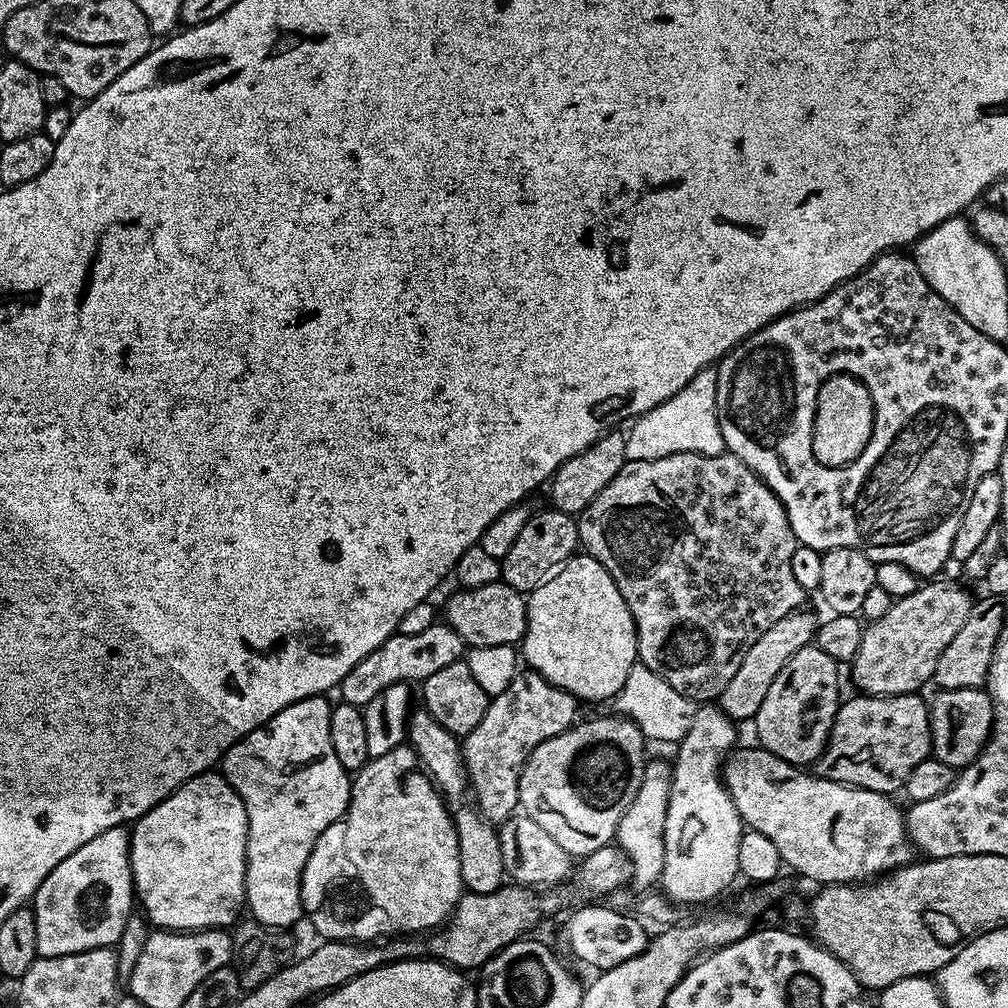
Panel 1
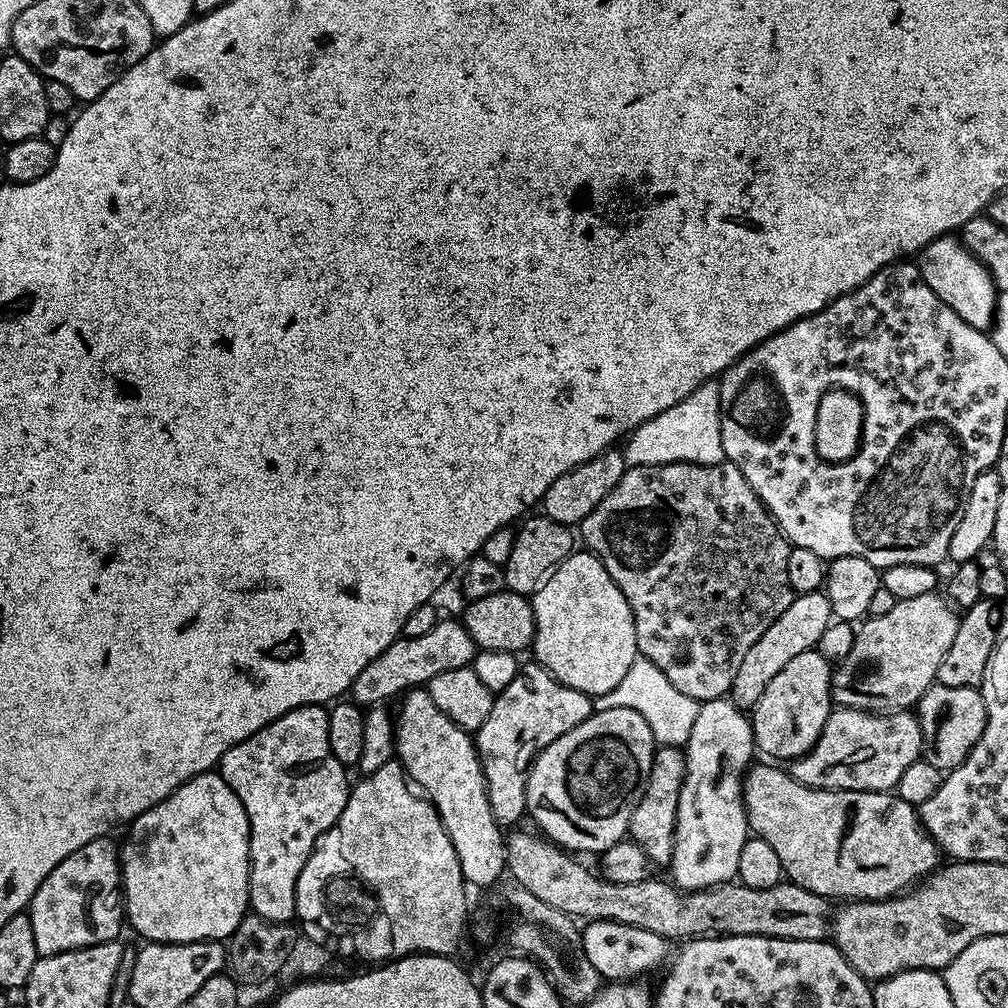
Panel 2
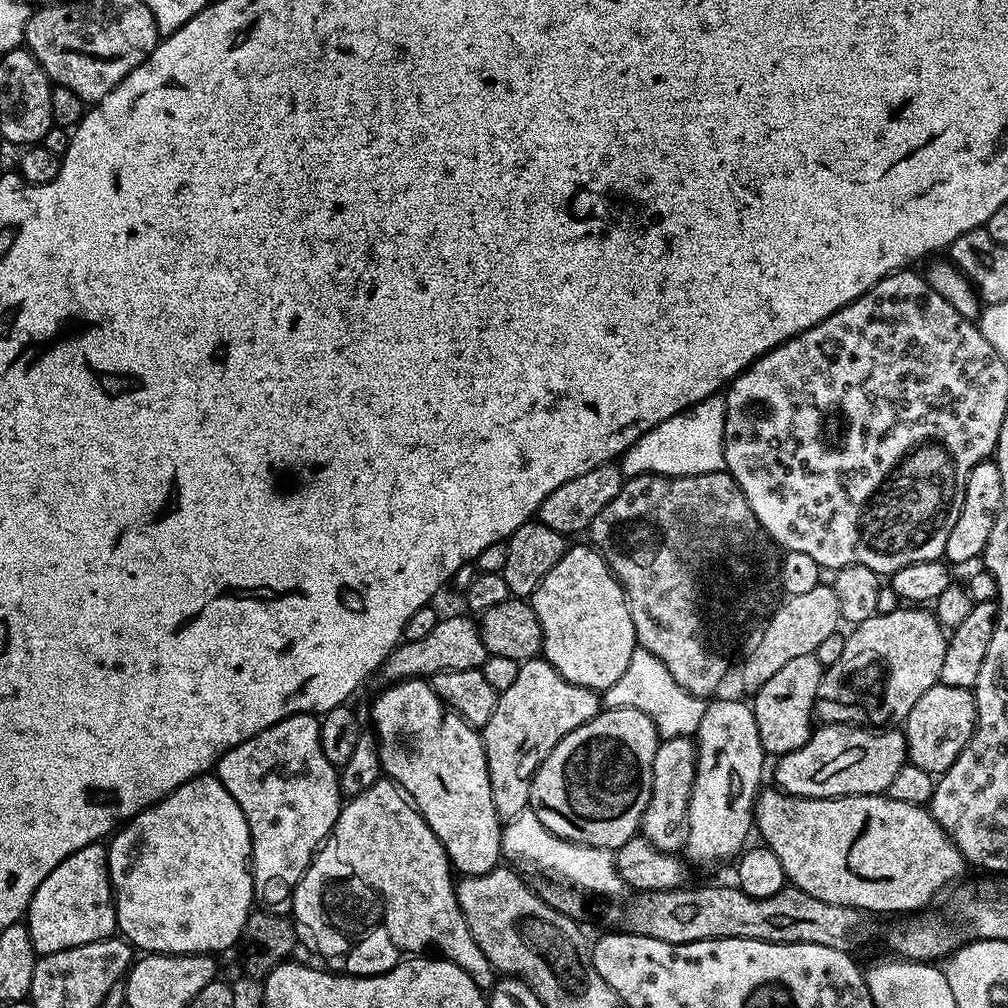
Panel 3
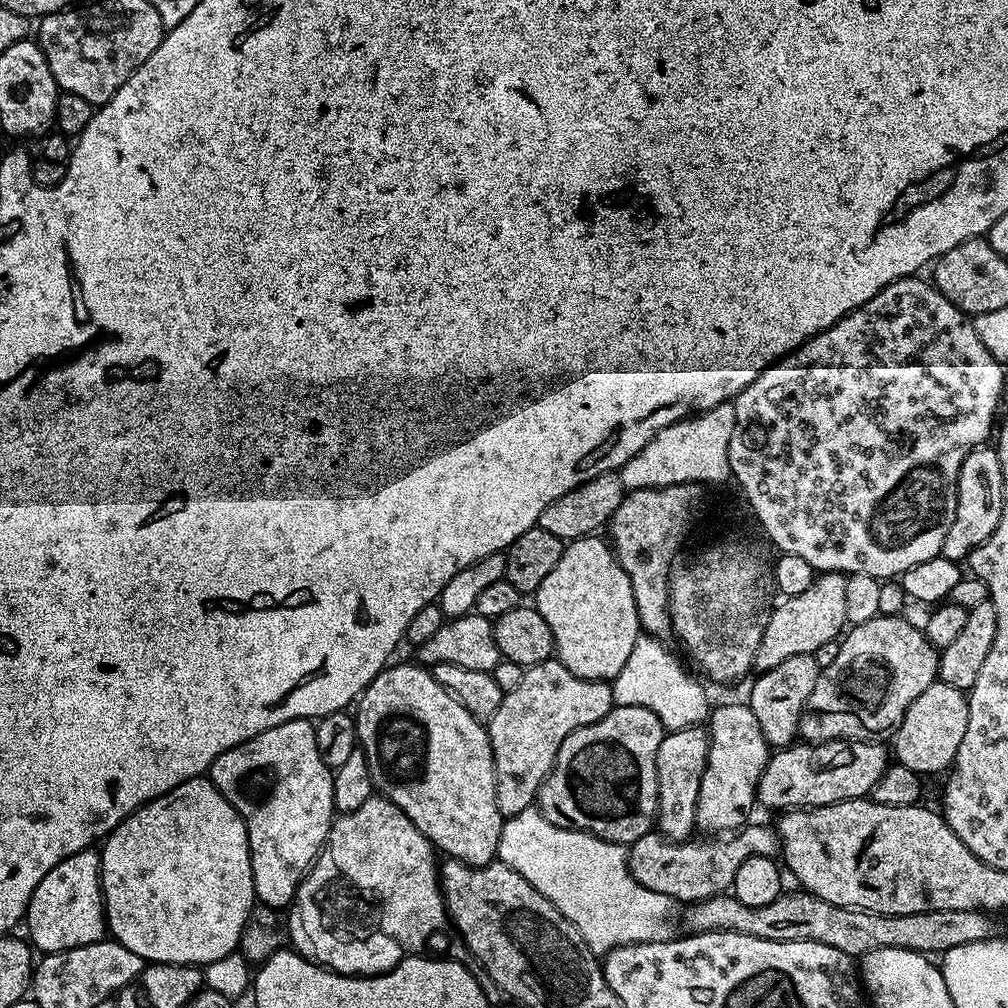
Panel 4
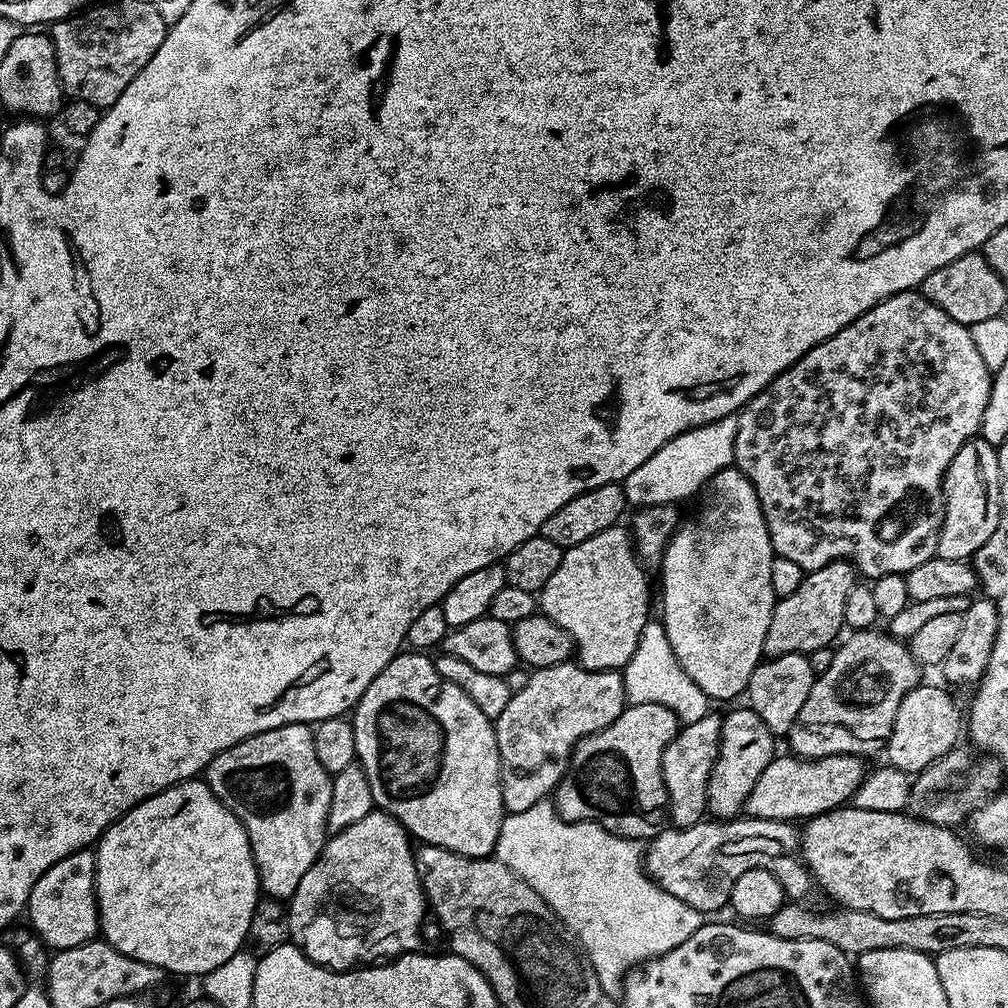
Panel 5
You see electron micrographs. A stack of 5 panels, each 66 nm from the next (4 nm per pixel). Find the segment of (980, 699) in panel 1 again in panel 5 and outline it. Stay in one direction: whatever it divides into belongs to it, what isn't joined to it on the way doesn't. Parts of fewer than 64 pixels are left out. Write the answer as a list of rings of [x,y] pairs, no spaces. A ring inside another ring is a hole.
[[[921,682],[902,698],[902,706],[898,706],[898,714],[894,718],[892,733],[886,745],[887,763],[891,767],[909,774],[919,774],[926,770],[938,758],[942,758],[957,747],[956,740],[962,736],[962,712],[956,709],[947,687],[935,688],[932,684]]]

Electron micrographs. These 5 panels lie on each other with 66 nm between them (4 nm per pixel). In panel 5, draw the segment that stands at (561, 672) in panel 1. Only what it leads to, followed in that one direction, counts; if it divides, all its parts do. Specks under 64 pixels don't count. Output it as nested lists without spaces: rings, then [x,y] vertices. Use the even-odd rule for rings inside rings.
[[[624,526],[602,530],[602,534],[565,551],[558,570],[538,593],[538,608],[570,634],[580,667],[611,672],[630,662],[642,626],[650,623],[648,576],[644,572],[645,565],[640,563],[629,529]]]

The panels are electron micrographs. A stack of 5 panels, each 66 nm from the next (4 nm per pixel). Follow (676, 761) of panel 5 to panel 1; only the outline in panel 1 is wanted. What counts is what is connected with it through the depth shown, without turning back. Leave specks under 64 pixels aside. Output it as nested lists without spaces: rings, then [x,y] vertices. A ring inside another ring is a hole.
[[[649,759],[644,765],[644,777],[642,778],[642,786],[638,786],[638,794],[634,798],[634,802],[626,810],[626,814],[622,814],[622,822],[618,822],[618,830],[616,831],[615,845],[624,852],[624,858],[628,861],[631,871],[634,873],[634,884],[640,890],[648,890],[653,886],[659,885],[660,875],[662,874],[662,866],[666,862],[666,806],[670,806],[670,786],[672,785],[672,769],[673,765],[668,764],[664,760]]]

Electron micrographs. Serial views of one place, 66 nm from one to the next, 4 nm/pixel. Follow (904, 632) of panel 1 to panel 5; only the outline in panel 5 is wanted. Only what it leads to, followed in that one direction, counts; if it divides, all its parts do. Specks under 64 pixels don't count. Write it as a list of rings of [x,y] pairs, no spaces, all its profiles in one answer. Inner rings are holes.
[[[856,630],[852,637],[841,648],[834,651],[834,662],[826,671],[819,673],[812,681],[810,698],[802,702],[802,710],[798,710],[798,718],[792,729],[786,734],[786,740],[795,755],[806,760],[817,760],[827,756],[846,754],[869,758],[876,751],[883,749],[888,743],[894,718],[898,714],[898,706],[902,706],[902,698],[910,694],[910,690],[921,683],[921,665],[912,657],[911,647],[903,639],[897,639],[887,631]]]

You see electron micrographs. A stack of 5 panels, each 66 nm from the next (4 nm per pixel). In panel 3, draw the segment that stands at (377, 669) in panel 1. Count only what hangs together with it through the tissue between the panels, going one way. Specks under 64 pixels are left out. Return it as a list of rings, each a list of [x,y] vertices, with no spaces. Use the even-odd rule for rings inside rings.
[[[445,615],[438,622],[438,626],[434,626],[434,630],[430,630],[430,634],[426,634],[426,638],[418,638],[415,642],[404,640],[397,644],[395,650],[381,664],[379,675],[385,676],[385,681],[395,682],[430,678],[442,670],[483,669],[490,653],[482,642],[480,625],[471,615],[463,615]]]

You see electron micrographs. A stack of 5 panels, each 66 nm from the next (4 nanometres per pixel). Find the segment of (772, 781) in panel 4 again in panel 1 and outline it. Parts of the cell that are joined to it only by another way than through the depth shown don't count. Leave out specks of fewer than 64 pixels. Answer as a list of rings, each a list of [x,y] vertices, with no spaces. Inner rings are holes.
[[[856,694],[853,700],[845,699],[834,718],[832,733],[819,760],[814,765],[815,775],[833,780],[839,784],[853,784],[855,788],[865,788],[885,794],[899,793],[910,778],[918,762],[929,759],[932,751],[932,731],[930,730],[930,704],[920,694],[901,696],[866,696]]]

